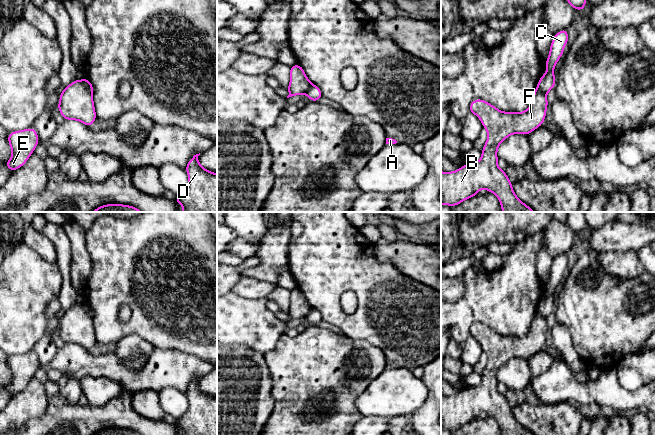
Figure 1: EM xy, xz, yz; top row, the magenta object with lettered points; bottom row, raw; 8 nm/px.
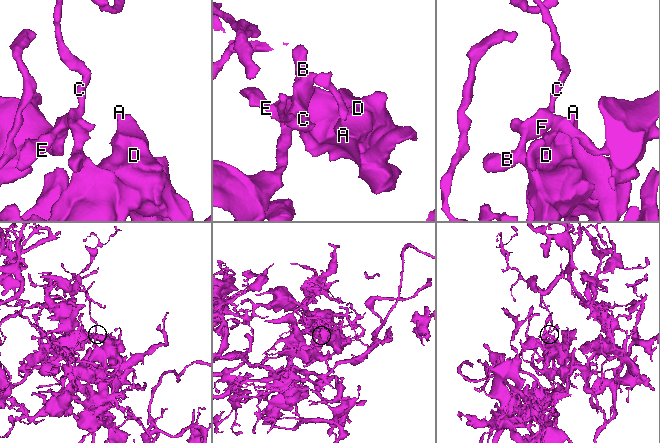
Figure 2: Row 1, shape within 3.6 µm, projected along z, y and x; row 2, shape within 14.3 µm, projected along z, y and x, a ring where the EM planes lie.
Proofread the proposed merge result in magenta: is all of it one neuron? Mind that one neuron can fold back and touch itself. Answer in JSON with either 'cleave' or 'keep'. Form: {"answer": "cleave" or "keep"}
{"answer": "cleave"}

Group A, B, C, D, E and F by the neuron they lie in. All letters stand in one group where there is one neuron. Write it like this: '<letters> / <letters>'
A B D E F / C

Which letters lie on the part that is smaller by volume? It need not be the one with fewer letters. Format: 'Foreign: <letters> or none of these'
Foreign: C

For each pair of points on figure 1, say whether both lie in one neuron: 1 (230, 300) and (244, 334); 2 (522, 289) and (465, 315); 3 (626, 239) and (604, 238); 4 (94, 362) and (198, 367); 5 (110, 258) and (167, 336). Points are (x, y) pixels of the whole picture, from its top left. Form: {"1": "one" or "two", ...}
{"1": "one", "2": "one", "3": "one", "4": "one", "5": "one"}

